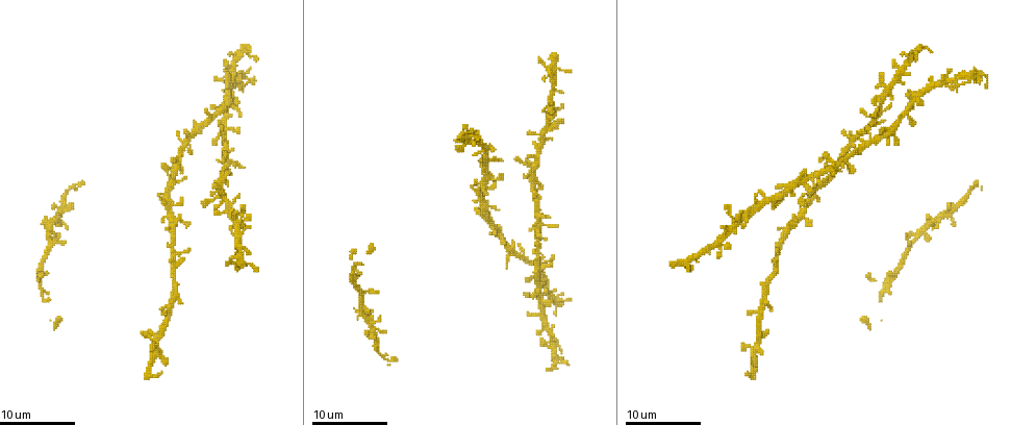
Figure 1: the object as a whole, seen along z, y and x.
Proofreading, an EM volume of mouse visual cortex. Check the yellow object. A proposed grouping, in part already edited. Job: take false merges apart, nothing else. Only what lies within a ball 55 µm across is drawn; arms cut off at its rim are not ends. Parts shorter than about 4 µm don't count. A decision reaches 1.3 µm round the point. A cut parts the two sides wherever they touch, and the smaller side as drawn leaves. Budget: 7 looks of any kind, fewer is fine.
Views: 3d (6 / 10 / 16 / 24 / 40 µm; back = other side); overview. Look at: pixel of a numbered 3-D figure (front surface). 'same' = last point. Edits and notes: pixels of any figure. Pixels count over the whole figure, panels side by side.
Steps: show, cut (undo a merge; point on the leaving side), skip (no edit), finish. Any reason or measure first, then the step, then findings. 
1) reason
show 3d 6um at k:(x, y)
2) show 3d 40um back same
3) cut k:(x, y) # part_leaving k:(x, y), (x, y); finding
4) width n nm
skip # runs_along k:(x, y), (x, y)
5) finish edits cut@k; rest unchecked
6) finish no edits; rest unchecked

looks like a crossing
show 3d 10um at 1:(165, 216)

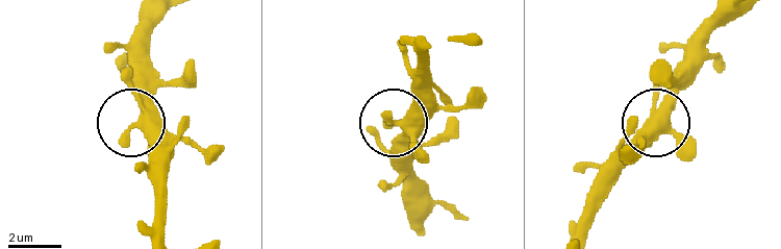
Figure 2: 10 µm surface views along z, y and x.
skip # runs_along 2:(160, 10), (137, 125), (149, 176); all the same neuron

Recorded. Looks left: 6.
show 3d 16um at 1:(195, 129)

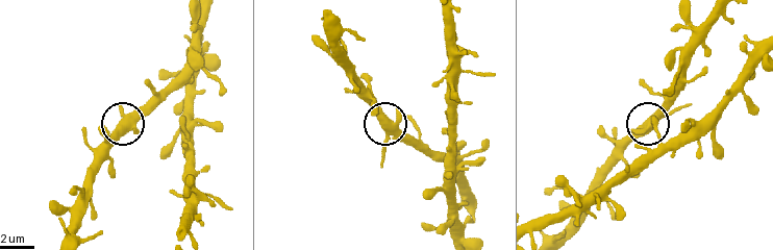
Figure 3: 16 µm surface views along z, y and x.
other side
show 3d 16um back at 3:(118, 125)

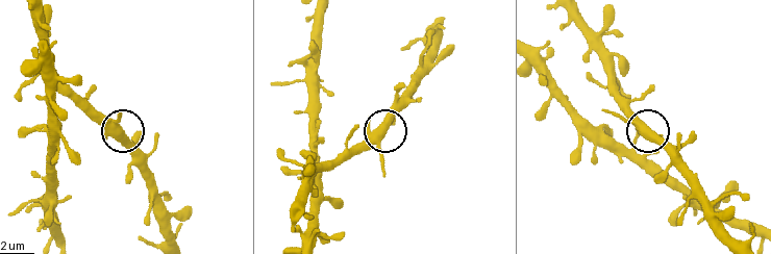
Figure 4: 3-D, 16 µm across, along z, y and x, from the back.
side_arm 57 um
skip # continuous, no second neuron

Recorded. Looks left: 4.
arms part here
show 3d 6um at 1:(460, 144)

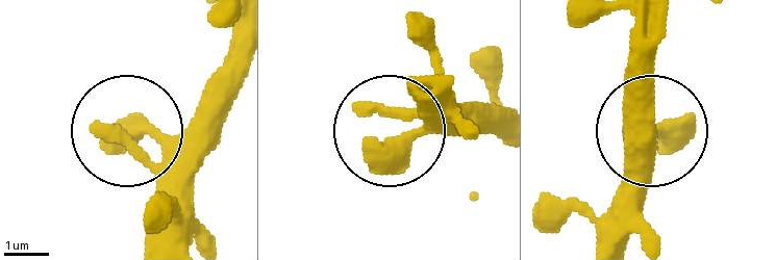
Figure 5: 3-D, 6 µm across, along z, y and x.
arms 3
skip # all the same neuron

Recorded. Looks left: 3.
four arms meet
show 3d 16um at 1:(544, 297)

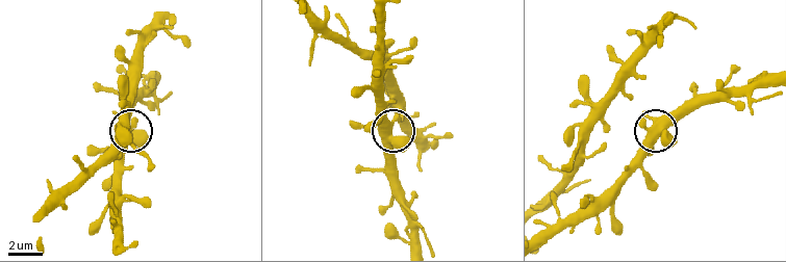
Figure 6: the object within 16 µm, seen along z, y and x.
show 3d 16um back at 6:(658, 135)

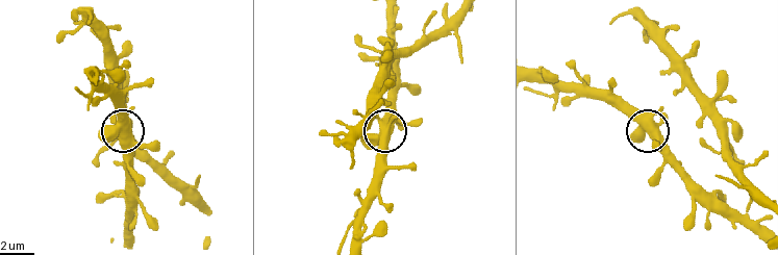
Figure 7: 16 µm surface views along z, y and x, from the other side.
arms 4
skip # continuous, no second neuron

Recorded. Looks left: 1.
finish no edits; rest unchecked

